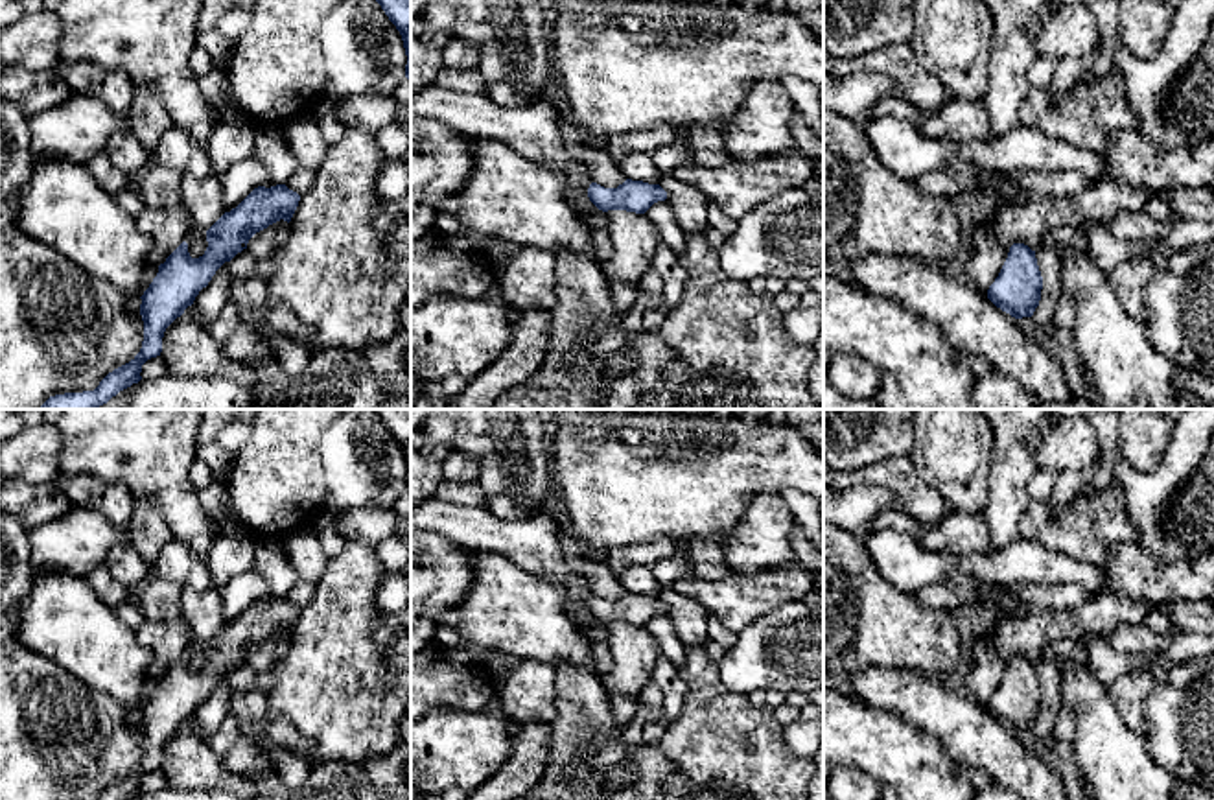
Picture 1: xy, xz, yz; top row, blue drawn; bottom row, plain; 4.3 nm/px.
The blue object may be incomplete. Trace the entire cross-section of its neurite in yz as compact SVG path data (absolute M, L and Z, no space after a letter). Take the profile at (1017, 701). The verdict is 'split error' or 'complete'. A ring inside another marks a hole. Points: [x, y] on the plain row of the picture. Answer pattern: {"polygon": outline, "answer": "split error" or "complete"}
{"polygon": "M1013 656L1008 671L987 702L987 712L1015 732L1032 730L1041 713L1043 689L1035 664Z", "answer": "complete"}

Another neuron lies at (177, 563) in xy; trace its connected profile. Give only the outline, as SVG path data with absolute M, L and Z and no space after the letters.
M175 538L160 549L153 566L153 575L195 592L206 592L212 588L208 562L204 562L186 544Z

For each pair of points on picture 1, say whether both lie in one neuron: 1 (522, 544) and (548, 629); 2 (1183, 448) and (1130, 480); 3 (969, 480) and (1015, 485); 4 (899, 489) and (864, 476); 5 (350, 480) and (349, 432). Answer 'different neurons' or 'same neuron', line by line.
1: different neurons
2: same neuron
3: different neurons
4: same neuron
5: same neuron

